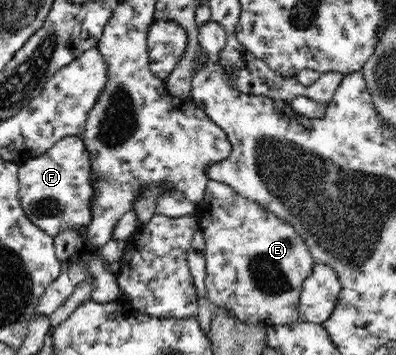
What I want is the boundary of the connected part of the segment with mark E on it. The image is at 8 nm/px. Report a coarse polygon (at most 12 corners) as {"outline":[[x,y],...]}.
{"outline":[[211,179],[193,215],[206,296],[240,322],[299,321],[315,259]]}

